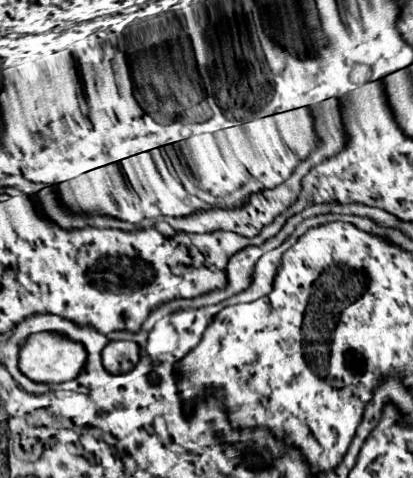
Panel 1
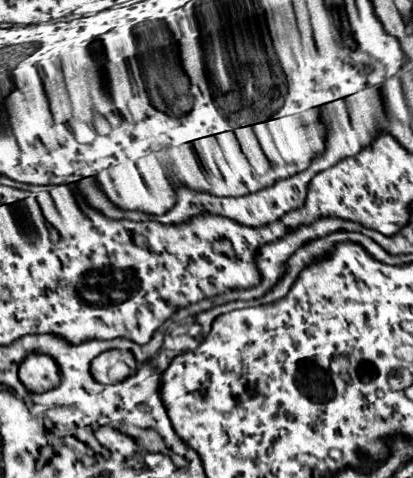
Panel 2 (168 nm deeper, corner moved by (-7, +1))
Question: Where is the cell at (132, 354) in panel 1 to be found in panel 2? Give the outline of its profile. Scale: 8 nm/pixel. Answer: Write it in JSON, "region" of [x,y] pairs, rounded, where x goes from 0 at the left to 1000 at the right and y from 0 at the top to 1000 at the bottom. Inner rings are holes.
{"region":[[[259,732],[259,736],[240,741],[240,745],[220,757],[220,787],[225,787],[240,803],[264,803],[259,774],[264,774],[274,762],[283,762],[283,757],[303,757],[303,762],[317,770],[317,778],[327,778],[327,770],[332,770],[327,749],[317,745],[317,736],[308,736],[308,732],[298,732],[298,736],[288,736],[288,732]]]}

